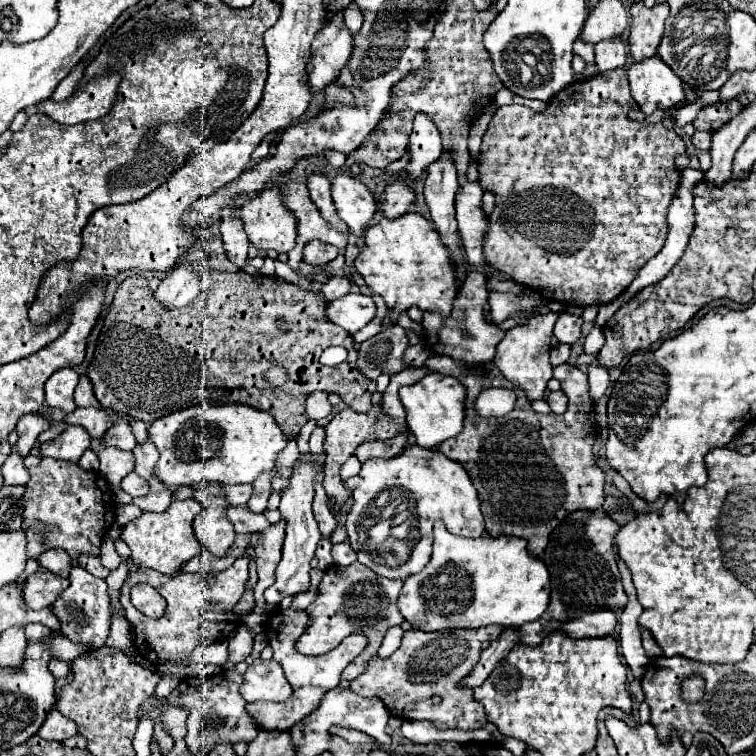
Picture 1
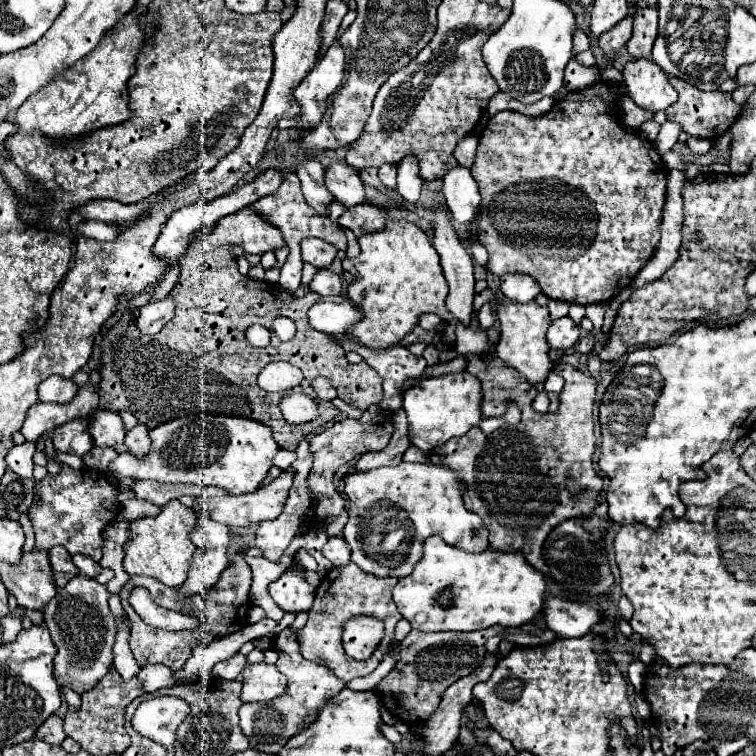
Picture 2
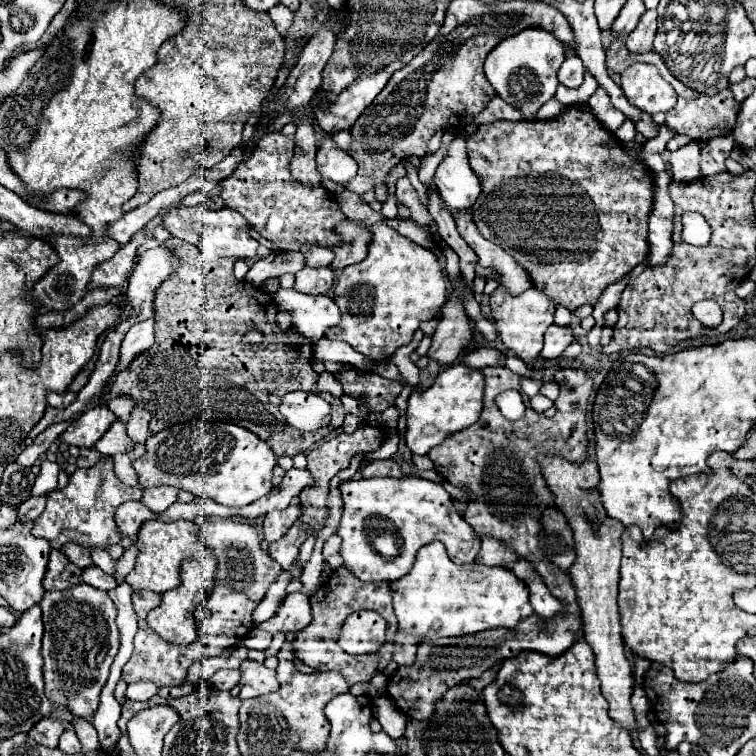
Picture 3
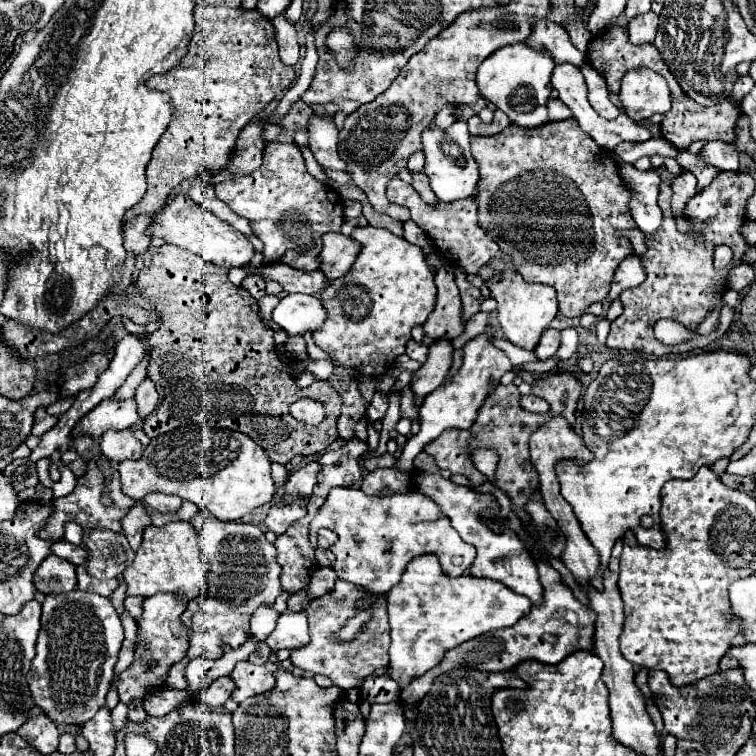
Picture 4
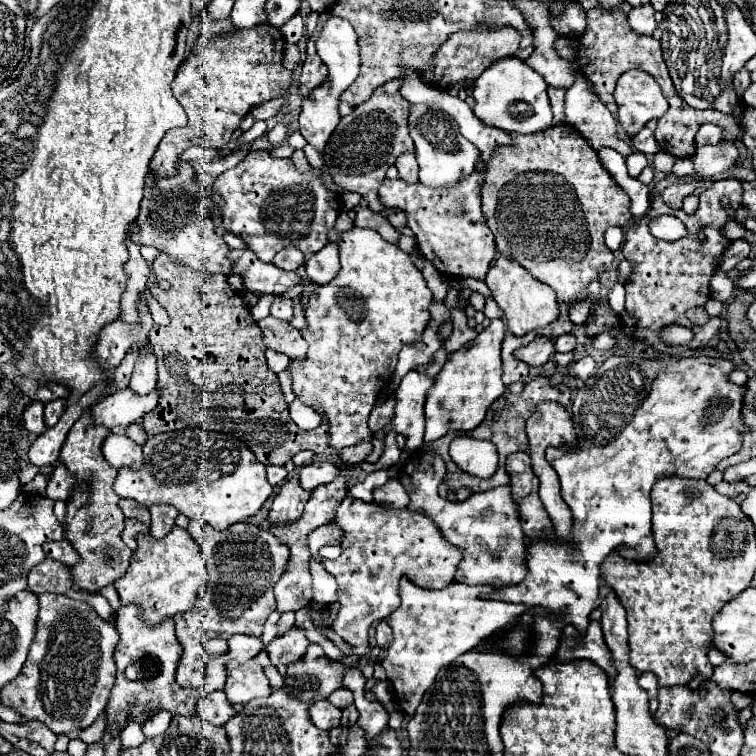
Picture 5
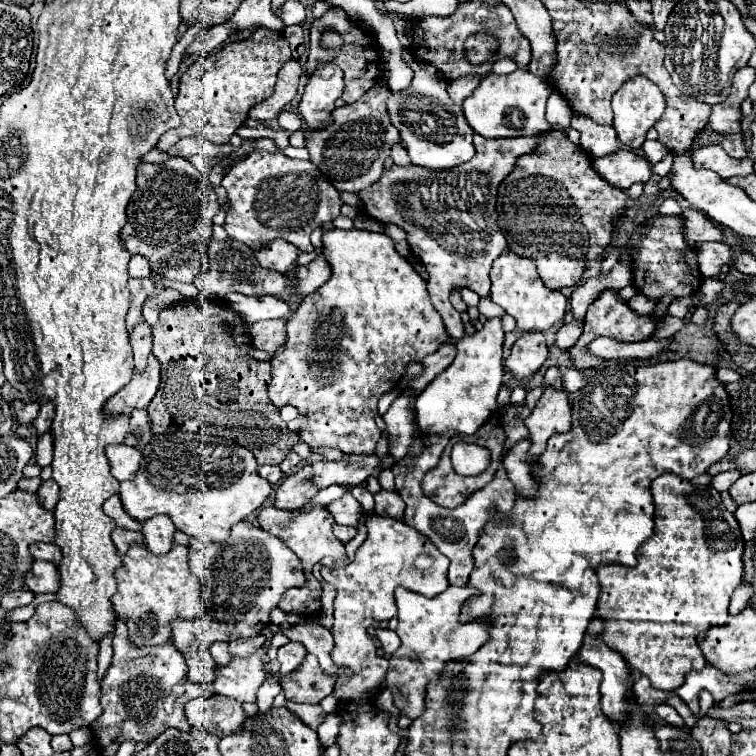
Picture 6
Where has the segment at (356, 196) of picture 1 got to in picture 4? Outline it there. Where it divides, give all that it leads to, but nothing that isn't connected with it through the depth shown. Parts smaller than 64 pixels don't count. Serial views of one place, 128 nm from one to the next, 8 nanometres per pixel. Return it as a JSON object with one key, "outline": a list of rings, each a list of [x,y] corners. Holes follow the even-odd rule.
{"outline":[[[312,114],[308,118],[308,146],[322,168],[344,170],[344,162],[340,160],[336,146],[338,146],[338,128],[328,116]]]}

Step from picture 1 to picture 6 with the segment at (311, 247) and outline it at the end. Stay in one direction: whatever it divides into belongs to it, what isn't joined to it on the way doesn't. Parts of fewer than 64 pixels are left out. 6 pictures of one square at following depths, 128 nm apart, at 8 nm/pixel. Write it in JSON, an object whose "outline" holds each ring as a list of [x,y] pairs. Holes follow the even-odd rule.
{"outline":[[[272,240],[264,248],[260,248],[260,252],[256,252],[256,258],[260,260],[262,268],[288,274],[296,264],[298,250],[284,240]]]}

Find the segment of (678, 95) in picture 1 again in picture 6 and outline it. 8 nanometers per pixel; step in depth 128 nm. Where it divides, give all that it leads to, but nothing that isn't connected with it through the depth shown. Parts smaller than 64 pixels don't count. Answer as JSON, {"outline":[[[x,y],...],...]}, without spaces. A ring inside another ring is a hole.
{"outline":[[[636,76],[634,80],[628,80],[612,98],[612,110],[614,110],[614,130],[618,134],[618,140],[626,146],[630,146],[632,150],[640,148],[646,140],[646,132],[660,120],[660,116],[664,114],[666,102],[664,102],[664,94],[660,92],[660,88],[650,82],[644,76]]]}

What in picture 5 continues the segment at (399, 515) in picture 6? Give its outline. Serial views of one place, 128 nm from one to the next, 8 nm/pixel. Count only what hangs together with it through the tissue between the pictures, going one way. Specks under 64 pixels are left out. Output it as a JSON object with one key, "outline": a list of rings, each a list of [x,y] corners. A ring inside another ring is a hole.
{"outline":[[[390,478],[384,486],[374,488],[374,502],[384,504],[384,506],[392,506],[392,508],[406,508],[408,494],[396,478]]]}

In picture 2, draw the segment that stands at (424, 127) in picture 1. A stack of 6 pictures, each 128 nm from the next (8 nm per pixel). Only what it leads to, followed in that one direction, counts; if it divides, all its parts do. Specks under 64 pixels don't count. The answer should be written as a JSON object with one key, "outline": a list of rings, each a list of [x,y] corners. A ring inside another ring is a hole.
{"outline":[[[406,156],[398,164],[398,174],[396,174],[396,190],[402,194],[406,202],[416,202],[416,196],[420,196],[422,188],[422,178],[418,176],[418,158],[416,156]]]}

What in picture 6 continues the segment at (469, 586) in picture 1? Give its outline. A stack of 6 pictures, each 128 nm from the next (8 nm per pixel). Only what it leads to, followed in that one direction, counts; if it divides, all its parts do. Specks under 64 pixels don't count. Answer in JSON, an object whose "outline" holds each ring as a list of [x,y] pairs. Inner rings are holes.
{"outline":[[[450,586],[446,592],[438,594],[436,598],[426,598],[422,594],[414,594],[406,588],[396,588],[396,606],[398,606],[398,628],[396,634],[400,636],[402,644],[400,648],[390,656],[390,670],[386,676],[386,688],[392,692],[394,696],[394,704],[406,712],[410,718],[420,716],[420,712],[424,712],[424,698],[426,698],[426,684],[432,676],[440,676],[440,670],[444,668],[446,662],[456,662],[456,660],[464,660],[468,656],[472,656],[480,644],[484,644],[488,640],[488,624],[486,622],[472,622],[472,624],[460,624],[458,616],[460,616],[460,608],[462,604],[470,598],[470,588],[456,588]]]}

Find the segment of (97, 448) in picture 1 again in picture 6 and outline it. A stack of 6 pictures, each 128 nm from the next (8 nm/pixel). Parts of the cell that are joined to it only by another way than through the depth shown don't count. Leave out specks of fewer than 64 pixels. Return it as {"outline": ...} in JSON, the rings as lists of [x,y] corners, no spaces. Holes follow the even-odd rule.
{"outline":[[[192,432],[152,436],[142,452],[140,472],[132,482],[120,482],[124,510],[138,522],[156,514],[170,516],[176,530],[204,542],[224,542],[238,520],[246,520],[270,496],[272,486],[256,474],[256,458],[246,448],[224,438]]]}

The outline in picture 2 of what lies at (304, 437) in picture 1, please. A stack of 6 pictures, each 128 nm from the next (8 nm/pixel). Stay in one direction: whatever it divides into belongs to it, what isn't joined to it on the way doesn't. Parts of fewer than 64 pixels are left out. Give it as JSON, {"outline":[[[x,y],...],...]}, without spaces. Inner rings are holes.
{"outline":[[[302,440],[302,444],[296,448],[296,454],[298,454],[298,458],[296,458],[292,464],[295,469],[294,480],[292,488],[290,488],[290,496],[288,496],[288,502],[286,502],[284,512],[282,512],[276,520],[266,520],[266,522],[262,522],[260,528],[258,528],[258,532],[256,532],[256,546],[258,546],[258,548],[264,552],[264,556],[266,556],[268,560],[272,560],[272,562],[278,562],[278,560],[280,560],[280,556],[282,556],[282,552],[286,550],[286,546],[290,544],[290,540],[298,534],[300,524],[302,524],[302,518],[304,518],[304,514],[307,514],[308,506],[310,506],[310,492],[308,492],[307,478],[312,470],[314,459],[306,440]]]}

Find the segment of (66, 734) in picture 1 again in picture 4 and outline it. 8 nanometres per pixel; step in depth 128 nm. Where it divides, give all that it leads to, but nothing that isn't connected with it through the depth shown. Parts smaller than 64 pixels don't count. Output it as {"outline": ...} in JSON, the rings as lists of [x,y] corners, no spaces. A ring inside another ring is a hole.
{"outline":[[[48,716],[28,718],[28,722],[24,722],[16,734],[20,734],[20,738],[24,738],[30,746],[34,746],[40,754],[52,754],[58,748],[60,732]]]}

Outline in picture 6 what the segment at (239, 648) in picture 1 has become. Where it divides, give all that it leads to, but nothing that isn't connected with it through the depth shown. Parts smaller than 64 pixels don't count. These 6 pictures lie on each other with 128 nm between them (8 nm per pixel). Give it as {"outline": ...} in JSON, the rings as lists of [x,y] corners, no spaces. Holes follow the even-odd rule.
{"outline":[[[226,696],[194,698],[184,706],[186,720],[192,728],[214,734],[218,738],[240,732],[246,720],[246,712],[240,702],[228,700]]]}

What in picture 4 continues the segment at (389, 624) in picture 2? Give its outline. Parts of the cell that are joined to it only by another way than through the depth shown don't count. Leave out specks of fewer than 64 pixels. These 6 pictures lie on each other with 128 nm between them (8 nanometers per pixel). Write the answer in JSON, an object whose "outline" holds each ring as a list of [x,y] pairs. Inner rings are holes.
{"outline":[[[338,580],[334,590],[328,592],[326,596],[312,600],[308,612],[308,622],[310,622],[310,644],[304,648],[298,648],[290,654],[290,662],[292,666],[304,670],[304,672],[312,672],[312,674],[322,674],[328,676],[334,686],[342,688],[342,690],[350,690],[354,688],[360,680],[364,680],[366,676],[370,676],[376,668],[380,666],[388,666],[388,648],[390,648],[390,626],[388,626],[388,612],[386,612],[386,600],[378,598],[368,612],[372,612],[372,620],[366,624],[366,628],[362,628],[356,636],[354,642],[350,644],[338,644],[334,640],[334,634],[346,624],[348,618],[356,616],[356,600],[360,596],[366,596],[364,592],[360,592],[360,588],[356,588],[354,584],[348,584],[344,580]]]}

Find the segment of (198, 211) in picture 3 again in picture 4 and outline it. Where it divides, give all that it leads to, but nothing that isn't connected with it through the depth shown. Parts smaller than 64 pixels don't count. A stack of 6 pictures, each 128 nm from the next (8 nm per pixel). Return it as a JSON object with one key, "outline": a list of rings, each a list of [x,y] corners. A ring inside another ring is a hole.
{"outline":[[[180,192],[174,194],[164,206],[164,210],[154,218],[154,222],[146,230],[146,236],[162,238],[166,244],[174,244],[178,248],[194,252],[206,262],[212,262],[224,268],[232,268],[232,266],[244,268],[250,264],[254,254],[254,246],[238,230],[234,230],[228,222],[216,218],[206,208],[198,206],[190,196],[184,196]]]}

